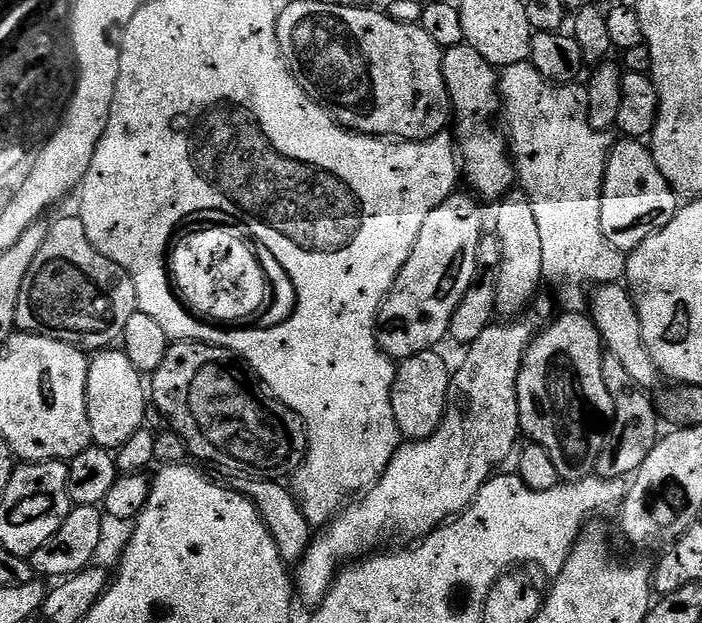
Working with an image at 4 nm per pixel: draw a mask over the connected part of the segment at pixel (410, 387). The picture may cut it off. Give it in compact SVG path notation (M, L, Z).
M436 350L420 352L403 361L396 370L392 409L401 437L409 441L425 440L427 436L433 436L436 427L440 425L440 419L444 417L444 409L448 407L450 367L438 353Z

